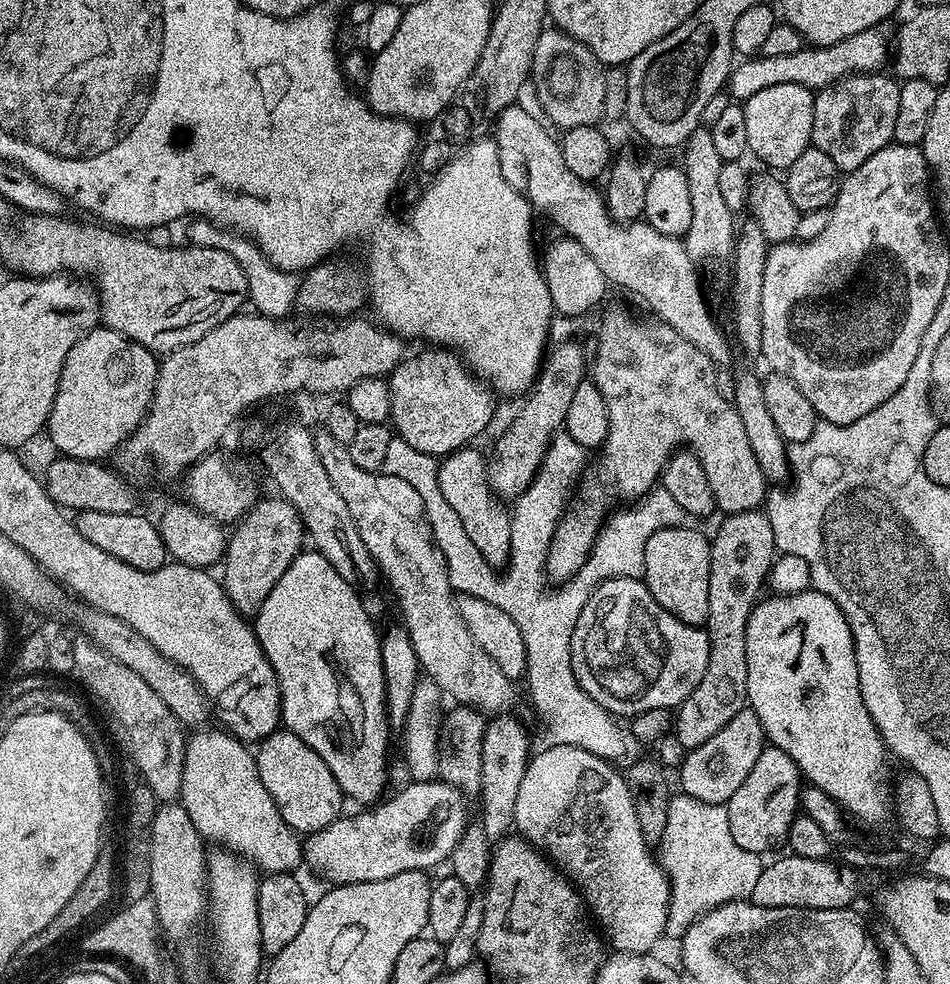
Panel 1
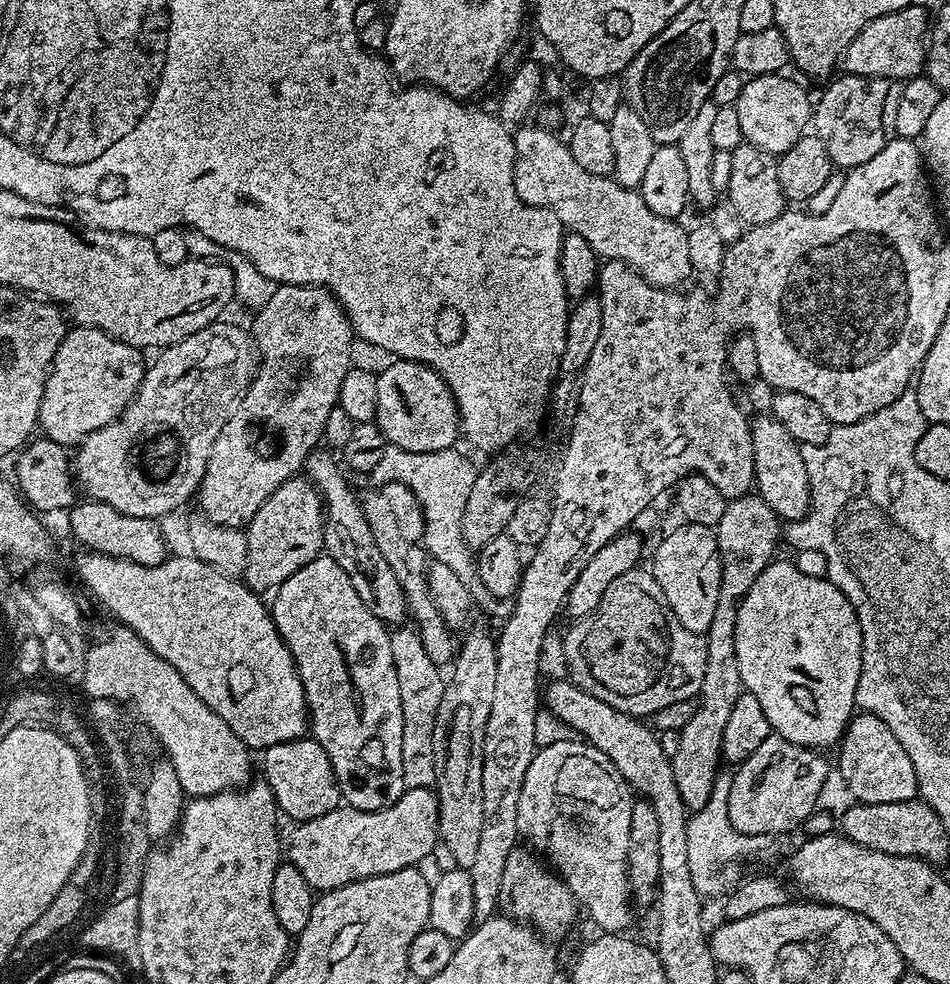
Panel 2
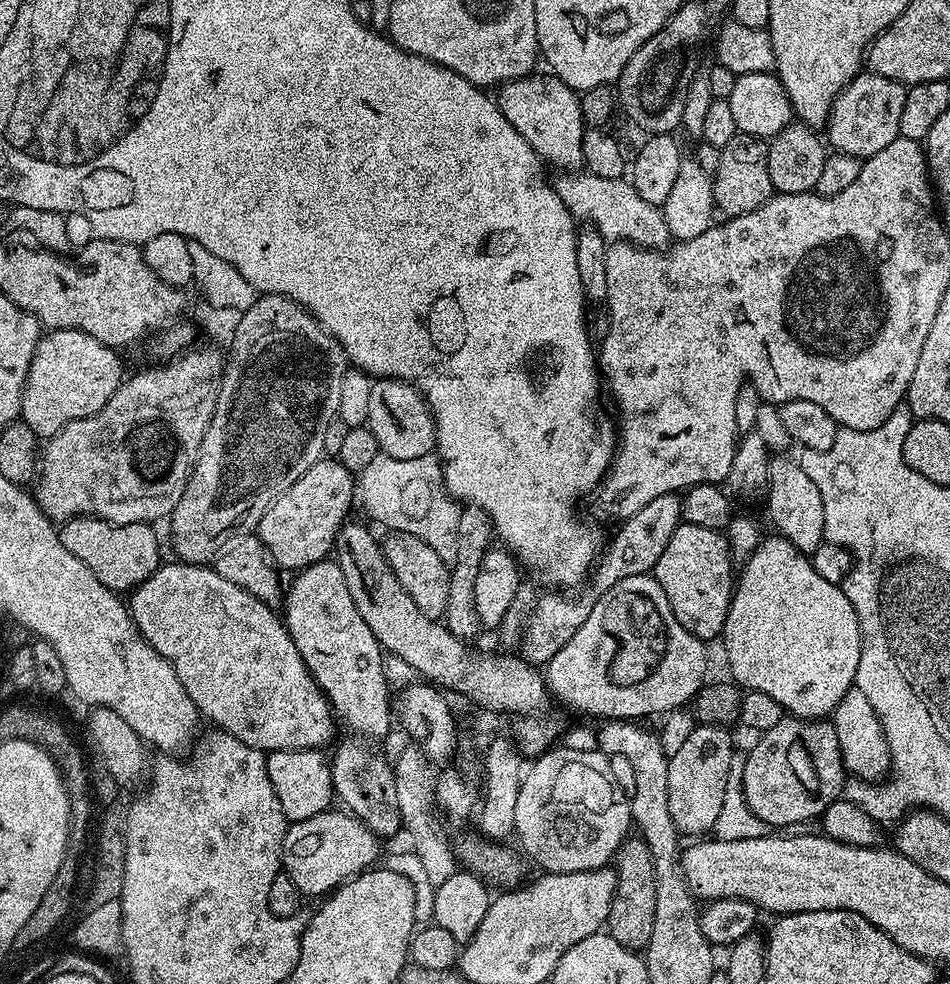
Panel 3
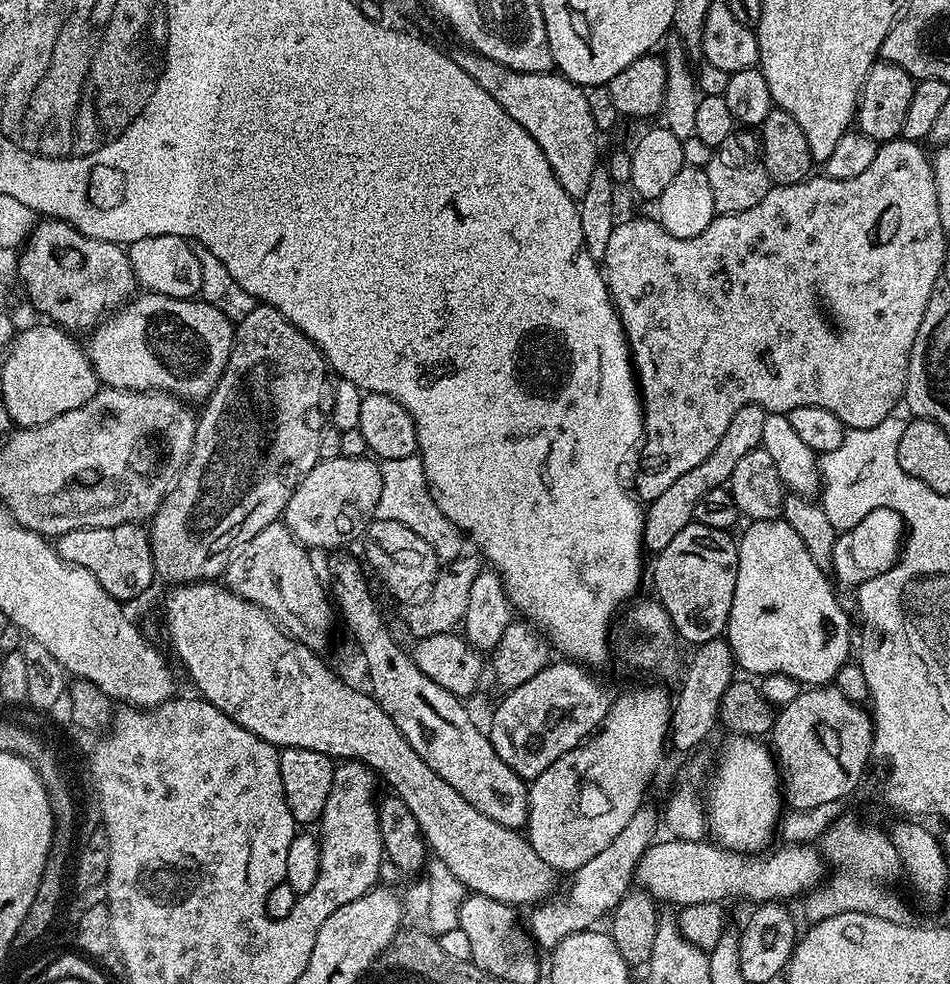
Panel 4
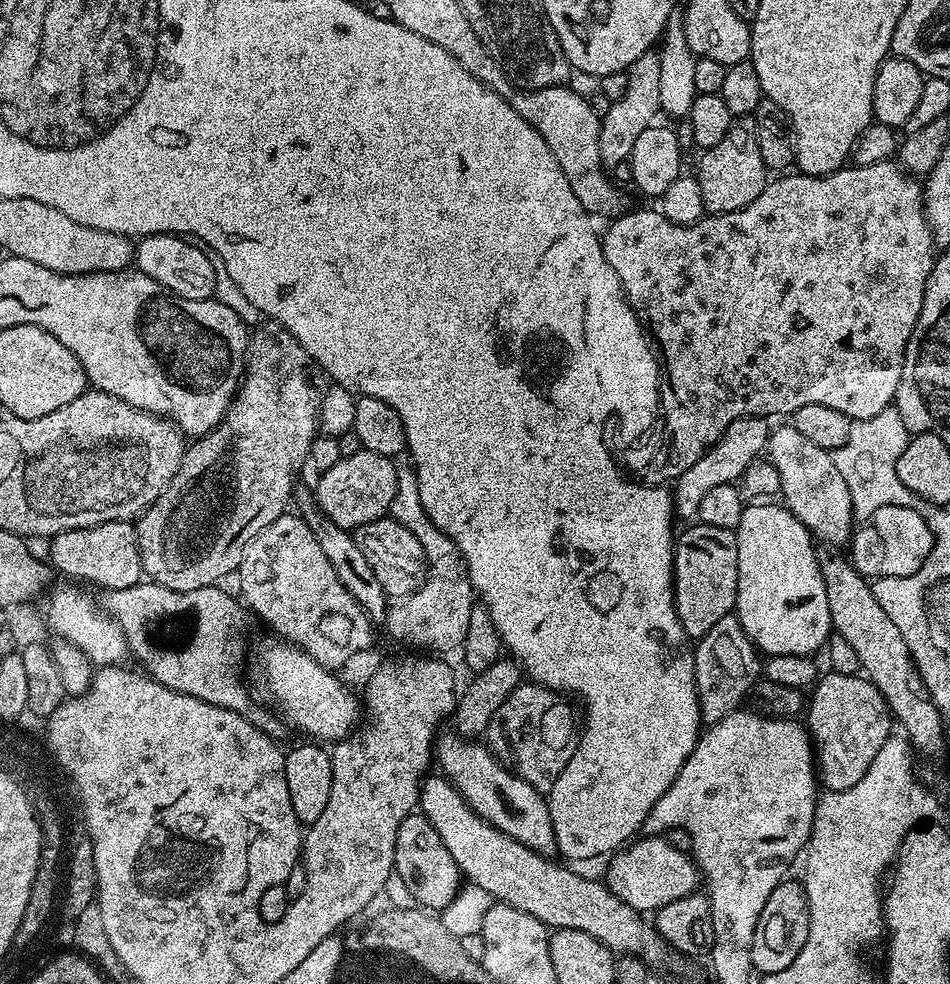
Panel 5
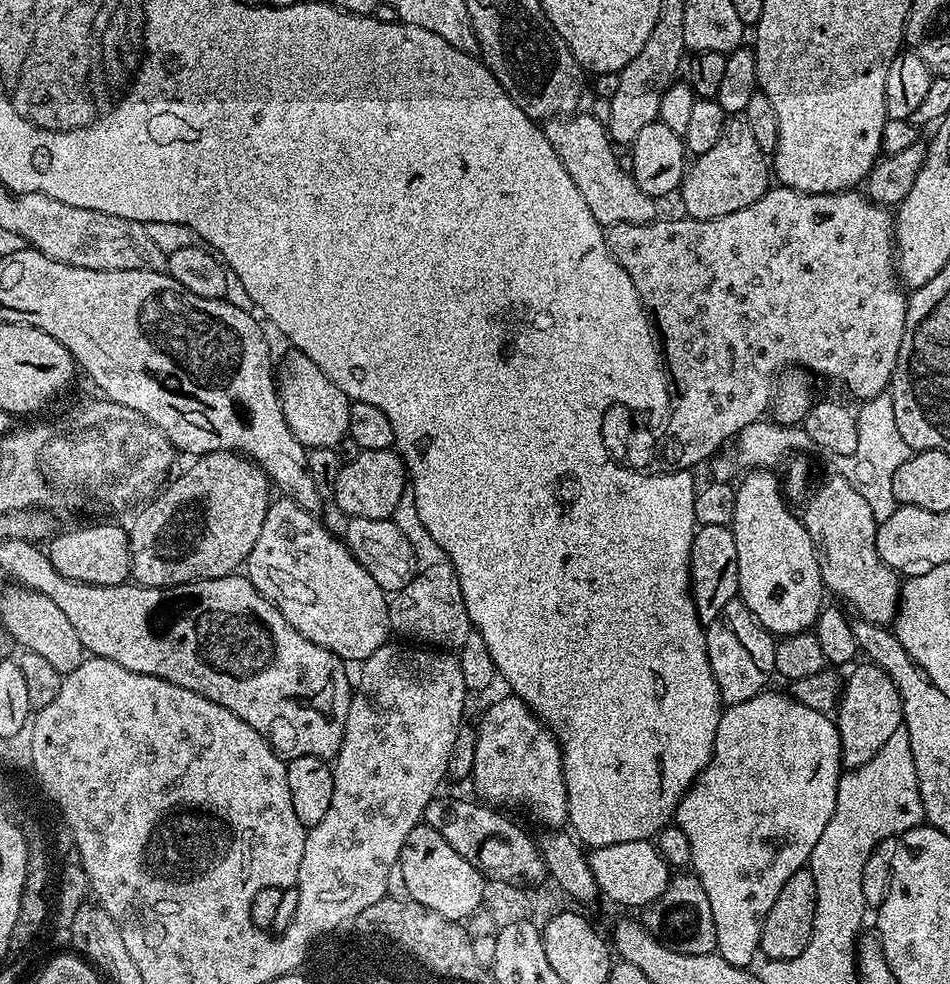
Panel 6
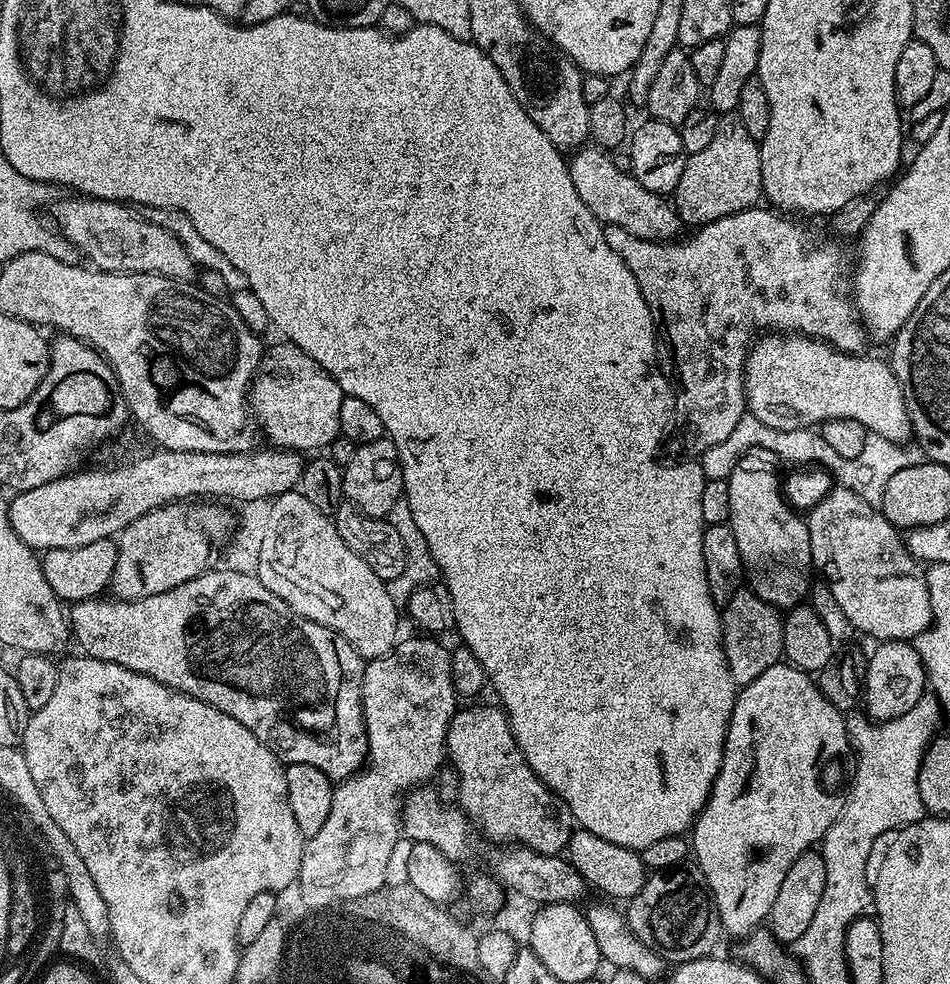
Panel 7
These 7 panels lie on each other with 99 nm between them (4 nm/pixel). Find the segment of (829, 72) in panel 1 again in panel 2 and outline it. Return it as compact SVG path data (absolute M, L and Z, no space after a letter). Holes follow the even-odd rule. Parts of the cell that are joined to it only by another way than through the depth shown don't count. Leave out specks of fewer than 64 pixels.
M910 2L902 10L882 14L874 18L850 42L850 46L844 51L842 68L849 76L877 76L903 82L924 72L926 59L926 37L930 31L930 16L916 5Z

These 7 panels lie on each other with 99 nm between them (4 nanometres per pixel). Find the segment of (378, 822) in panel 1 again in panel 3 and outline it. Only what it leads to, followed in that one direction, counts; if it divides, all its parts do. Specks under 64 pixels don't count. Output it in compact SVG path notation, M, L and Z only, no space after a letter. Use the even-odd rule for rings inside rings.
M336 811L314 814L314 818L293 820L287 825L282 842L282 872L298 886L301 897L325 897L353 876L367 872L381 859L381 841L375 833L347 811Z

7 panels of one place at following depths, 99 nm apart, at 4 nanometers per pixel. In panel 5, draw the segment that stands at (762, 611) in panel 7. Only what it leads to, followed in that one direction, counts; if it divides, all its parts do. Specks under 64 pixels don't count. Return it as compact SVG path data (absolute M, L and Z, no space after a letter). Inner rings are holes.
M735 614L720 619L706 634L699 637L694 651L694 678L700 699L700 719L705 725L716 724L726 714L737 711L749 699L762 676L762 656L752 645L752 640L742 630Z

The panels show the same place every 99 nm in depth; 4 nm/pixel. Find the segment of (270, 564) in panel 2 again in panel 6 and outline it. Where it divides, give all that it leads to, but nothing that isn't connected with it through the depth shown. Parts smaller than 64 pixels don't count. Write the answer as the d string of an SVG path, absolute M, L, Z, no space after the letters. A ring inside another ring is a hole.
M392 448L361 450L354 462L343 465L338 474L334 503L345 512L345 517L378 518L392 517L398 506L398 498L406 491L404 459Z

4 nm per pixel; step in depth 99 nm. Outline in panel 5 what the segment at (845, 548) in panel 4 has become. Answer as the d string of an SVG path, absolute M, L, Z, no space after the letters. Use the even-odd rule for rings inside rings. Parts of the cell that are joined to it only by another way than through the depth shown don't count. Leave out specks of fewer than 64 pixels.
M882 506L871 513L867 522L855 529L850 541L850 559L857 572L865 578L909 576L926 562L934 539L925 513L913 506Z

